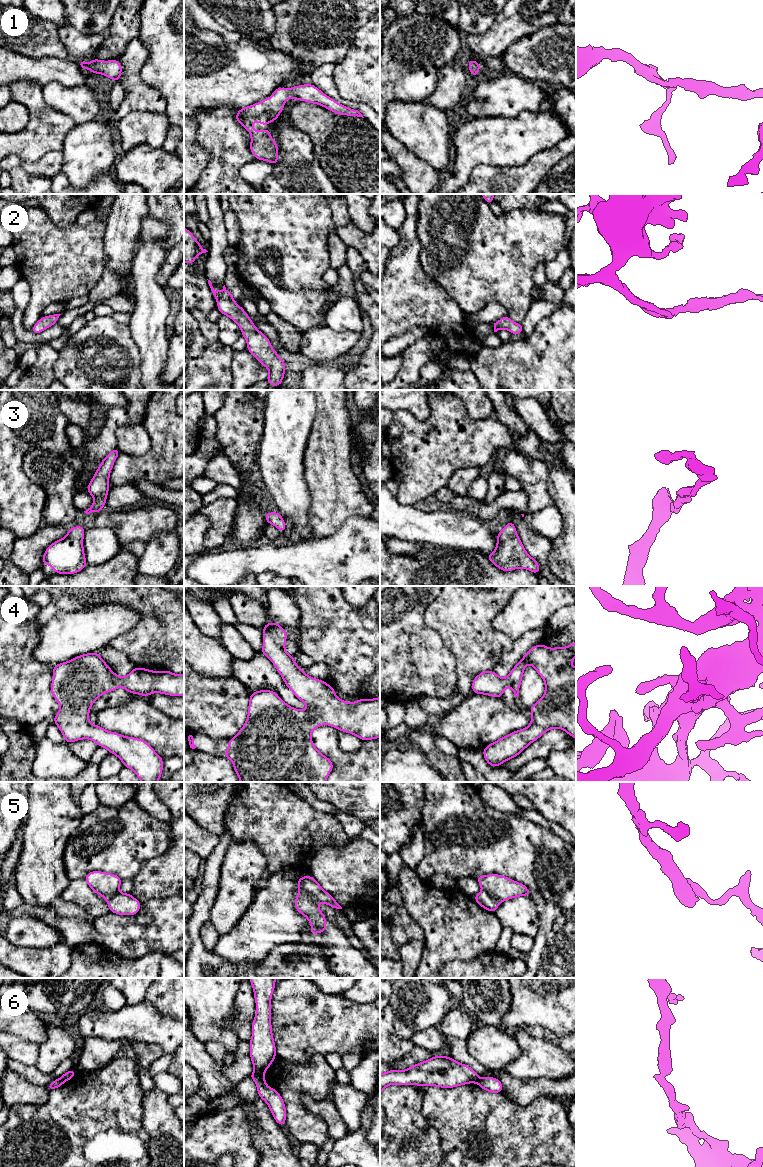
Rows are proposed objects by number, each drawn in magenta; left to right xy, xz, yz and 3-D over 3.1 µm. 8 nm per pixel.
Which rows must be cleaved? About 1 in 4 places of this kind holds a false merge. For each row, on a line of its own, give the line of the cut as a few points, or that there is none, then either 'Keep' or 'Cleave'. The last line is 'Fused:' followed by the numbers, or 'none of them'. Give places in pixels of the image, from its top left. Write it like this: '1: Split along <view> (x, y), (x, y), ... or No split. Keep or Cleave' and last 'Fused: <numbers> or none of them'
1: No split. Keep
2: No split. Keep
3: No split. Keep
4: No split. Keep
5: Split along xz (300, 889), (305, 891), (317, 903). Cleave
6: Split along xz (254, 1071), (262, 1076). Cleave
Fused: 5, 6

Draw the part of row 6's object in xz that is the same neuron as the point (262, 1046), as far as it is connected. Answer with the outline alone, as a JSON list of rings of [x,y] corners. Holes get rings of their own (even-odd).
[[[249,978],[256,1001],[256,1014],[252,1023],[250,1058],[254,1072],[264,1076],[276,1058],[276,1047],[271,1026],[271,997],[276,978]]]

